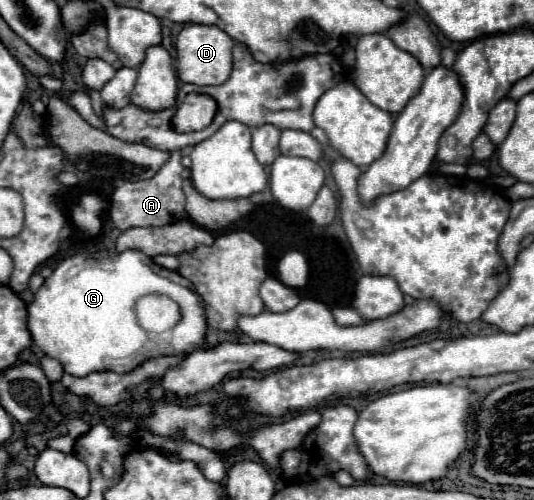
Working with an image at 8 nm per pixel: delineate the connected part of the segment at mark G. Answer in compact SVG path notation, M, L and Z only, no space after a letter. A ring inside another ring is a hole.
M127 250L103 260L83 258L81 254L63 260L29 304L29 330L35 346L59 360L71 376L101 370L129 372L153 356L193 352L203 342L207 328L201 298L193 290L163 278L165 272L147 266L147 258L139 250ZM145 294L167 294L181 306L183 318L169 332L169 340L161 340L161 348L141 330L133 312L135 300Z

